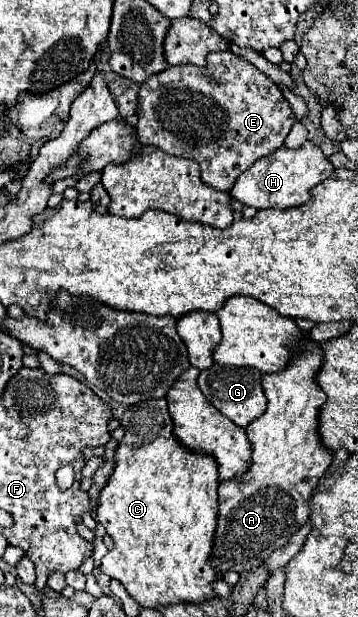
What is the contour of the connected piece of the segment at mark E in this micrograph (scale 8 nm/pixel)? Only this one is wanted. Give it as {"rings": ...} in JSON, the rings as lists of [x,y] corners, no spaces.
{"rings":[[[230,50],[208,54],[206,66],[170,66],[160,74],[150,76],[138,92],[136,132],[140,142],[154,144],[172,156],[196,160],[200,164],[202,182],[220,192],[230,192],[236,178],[248,170],[250,164],[280,148],[294,122],[296,116],[280,88],[254,64],[232,54]]]}

